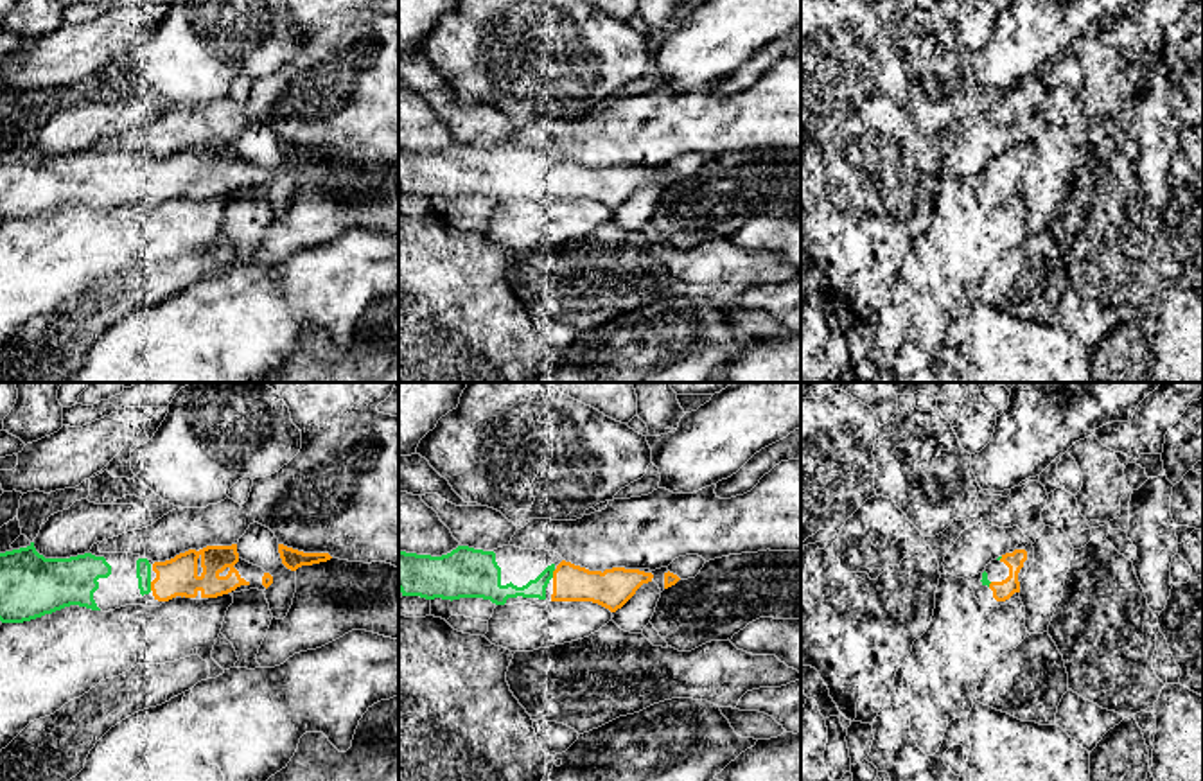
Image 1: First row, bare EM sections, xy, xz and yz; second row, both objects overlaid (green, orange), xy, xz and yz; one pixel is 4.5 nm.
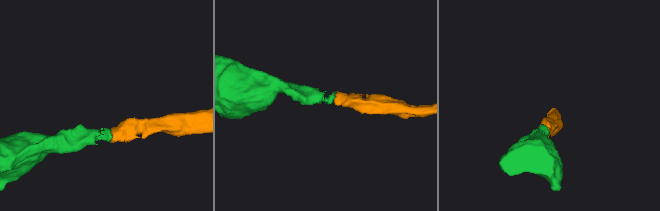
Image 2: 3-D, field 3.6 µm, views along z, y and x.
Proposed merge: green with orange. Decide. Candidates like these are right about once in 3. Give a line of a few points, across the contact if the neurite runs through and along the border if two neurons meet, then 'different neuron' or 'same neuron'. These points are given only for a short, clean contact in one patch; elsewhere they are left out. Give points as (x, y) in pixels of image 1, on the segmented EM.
same neuron

